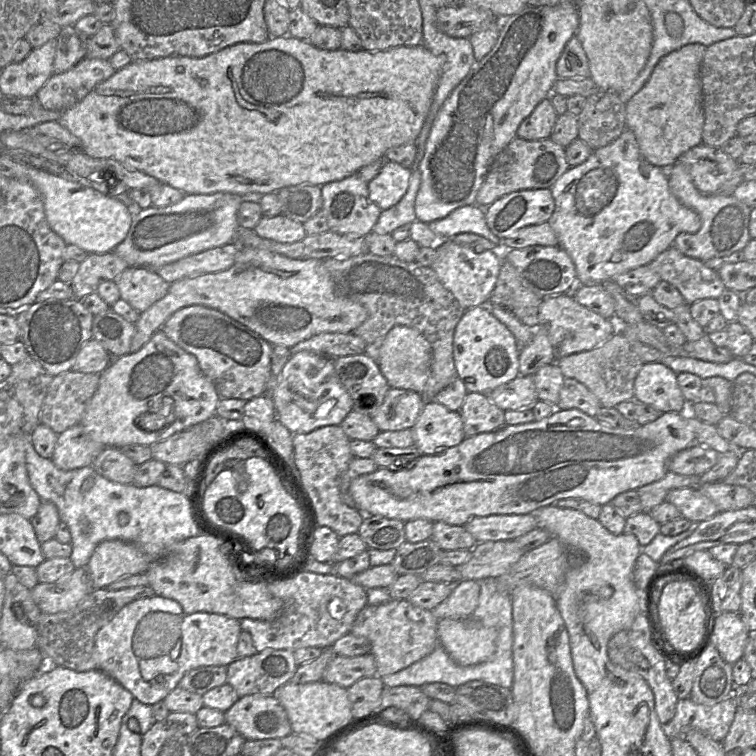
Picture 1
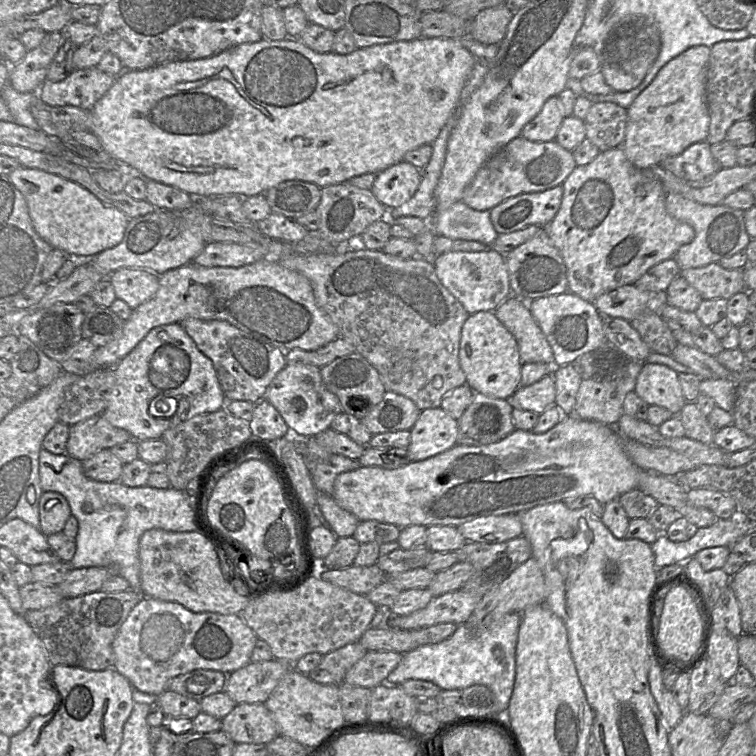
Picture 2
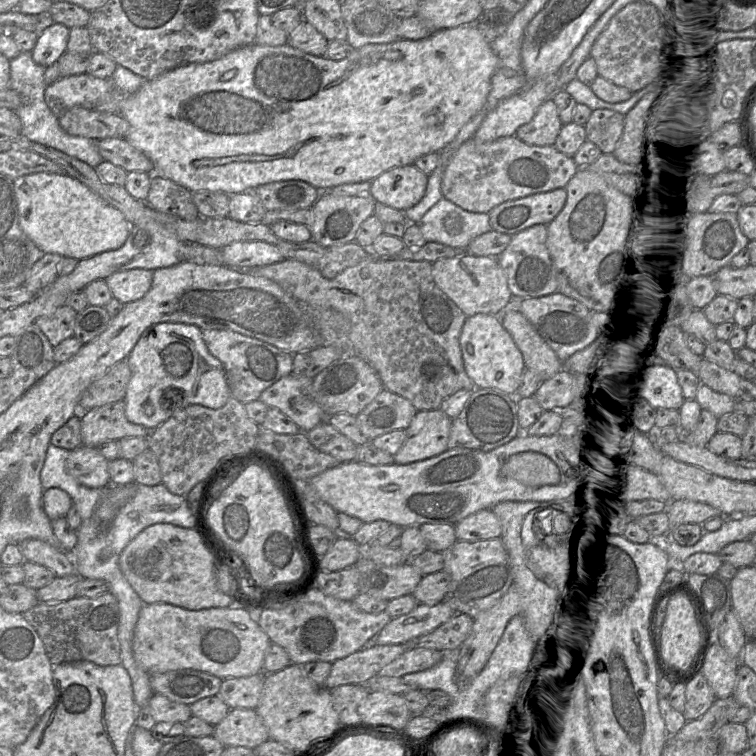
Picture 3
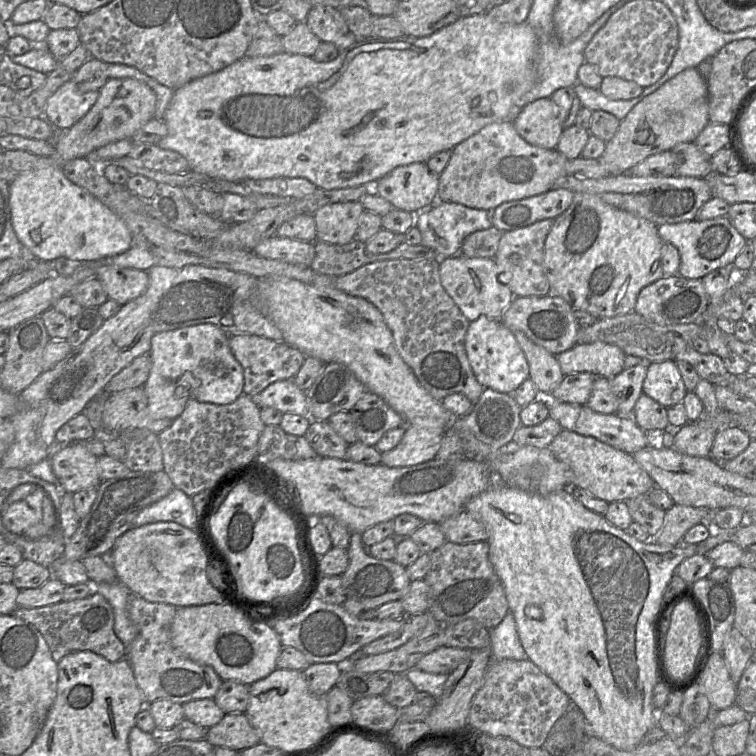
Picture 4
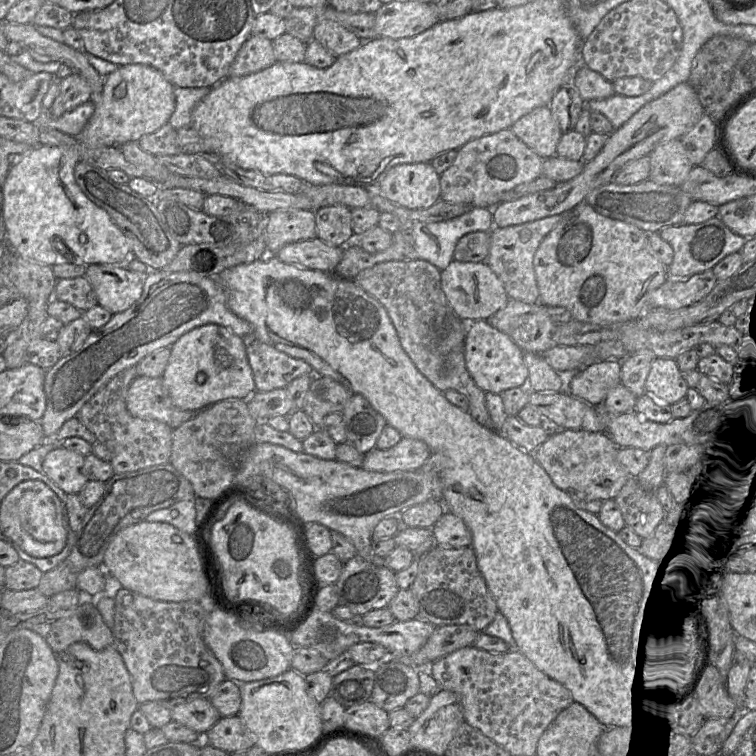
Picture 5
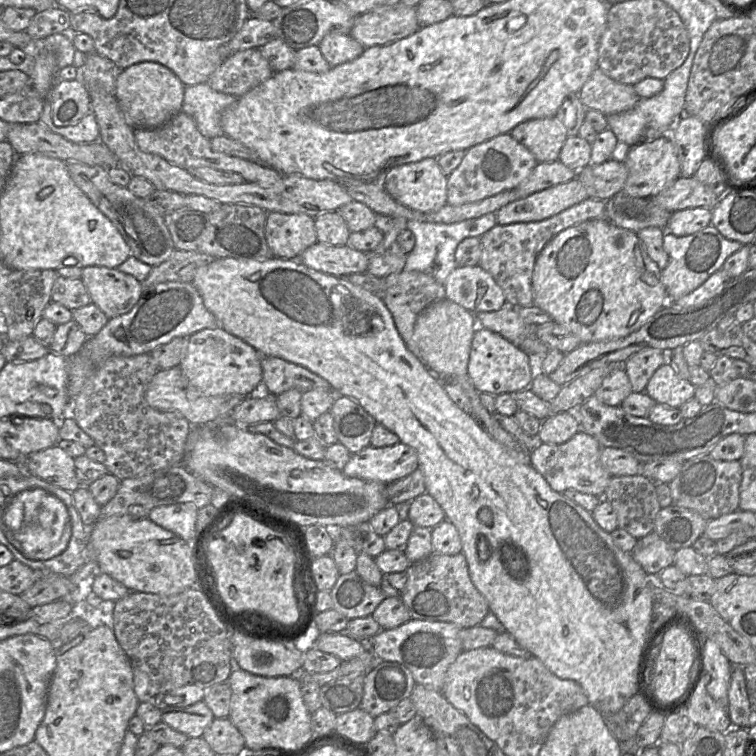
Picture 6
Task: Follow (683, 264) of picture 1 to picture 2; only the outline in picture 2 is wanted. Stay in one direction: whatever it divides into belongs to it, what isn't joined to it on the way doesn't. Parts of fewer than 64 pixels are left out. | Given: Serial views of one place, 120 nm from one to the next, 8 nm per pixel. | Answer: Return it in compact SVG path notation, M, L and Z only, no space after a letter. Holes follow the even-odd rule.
M714 262L699 268L681 269L680 276L705 300L729 299L734 294L746 290L743 269L725 269Z

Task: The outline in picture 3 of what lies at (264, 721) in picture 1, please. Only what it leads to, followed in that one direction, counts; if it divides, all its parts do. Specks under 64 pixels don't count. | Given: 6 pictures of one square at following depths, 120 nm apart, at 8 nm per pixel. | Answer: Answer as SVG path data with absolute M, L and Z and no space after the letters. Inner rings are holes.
M230 709L225 718L214 726L213 735L224 747L254 749L269 739L265 724L255 709Z

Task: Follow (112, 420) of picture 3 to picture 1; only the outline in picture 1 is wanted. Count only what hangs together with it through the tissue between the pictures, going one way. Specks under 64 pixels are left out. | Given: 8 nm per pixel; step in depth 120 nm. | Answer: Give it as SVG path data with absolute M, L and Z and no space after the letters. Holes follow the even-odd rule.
M78 423L58 435L51 460L61 470L74 470L91 466L104 448L102 443L92 440Z

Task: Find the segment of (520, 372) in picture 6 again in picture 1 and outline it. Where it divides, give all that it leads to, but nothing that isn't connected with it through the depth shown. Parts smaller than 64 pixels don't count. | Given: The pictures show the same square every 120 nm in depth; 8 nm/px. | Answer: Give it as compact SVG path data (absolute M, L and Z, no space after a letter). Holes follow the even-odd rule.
M489 305L487 306L476 306L470 309L465 310L463 316L459 320L459 322L456 325L455 331L454 331L454 337L453 337L453 358L454 358L454 364L457 372L458 378L460 378L468 393L482 393L482 394L488 394L495 388L499 387L502 384L508 383L518 377L519 375L519 354L520 354L521 348L519 347L516 338L512 334L512 332L503 324L501 323L497 318L494 317L494 315L490 312Z

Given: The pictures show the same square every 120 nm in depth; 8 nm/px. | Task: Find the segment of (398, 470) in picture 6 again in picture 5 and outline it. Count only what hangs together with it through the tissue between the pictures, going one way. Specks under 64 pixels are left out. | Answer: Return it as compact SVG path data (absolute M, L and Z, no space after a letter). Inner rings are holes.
M402 437L388 449L374 448L364 454L362 468L377 472L418 470L432 454L430 447L422 440Z

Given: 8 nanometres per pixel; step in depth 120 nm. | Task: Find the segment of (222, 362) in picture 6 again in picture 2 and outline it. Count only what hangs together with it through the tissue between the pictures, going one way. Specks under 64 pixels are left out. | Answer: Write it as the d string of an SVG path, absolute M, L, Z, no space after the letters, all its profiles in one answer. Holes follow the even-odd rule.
M181 323L153 328L114 369L116 382L102 416L114 427L128 431L137 441L160 439L166 430L196 415L216 412L228 402L212 361L197 348Z

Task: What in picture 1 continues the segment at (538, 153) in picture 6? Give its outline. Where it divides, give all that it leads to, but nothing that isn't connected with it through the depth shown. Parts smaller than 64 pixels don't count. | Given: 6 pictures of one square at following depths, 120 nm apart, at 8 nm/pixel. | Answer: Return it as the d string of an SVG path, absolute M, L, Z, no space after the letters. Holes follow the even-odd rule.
M550 98L543 99L525 118L517 129L517 136L525 140L540 140L550 137L558 114Z

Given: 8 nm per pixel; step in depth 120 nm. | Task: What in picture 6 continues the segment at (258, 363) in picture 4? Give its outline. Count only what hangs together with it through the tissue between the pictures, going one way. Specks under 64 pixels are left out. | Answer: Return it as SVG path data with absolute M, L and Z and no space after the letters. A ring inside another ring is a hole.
M262 356L262 387L272 395L289 389L302 393L313 389L334 391L330 383L304 366L279 357Z

